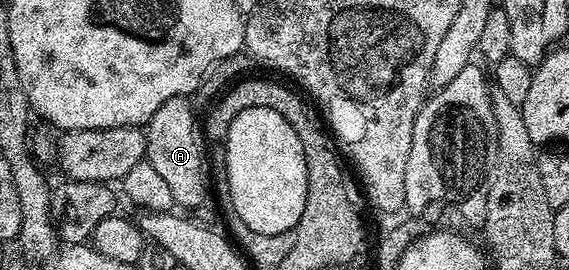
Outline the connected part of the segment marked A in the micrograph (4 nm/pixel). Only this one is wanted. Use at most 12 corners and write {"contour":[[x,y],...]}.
{"contour":[[188,96],[143,129],[147,160],[174,206],[203,204],[207,142]]}

